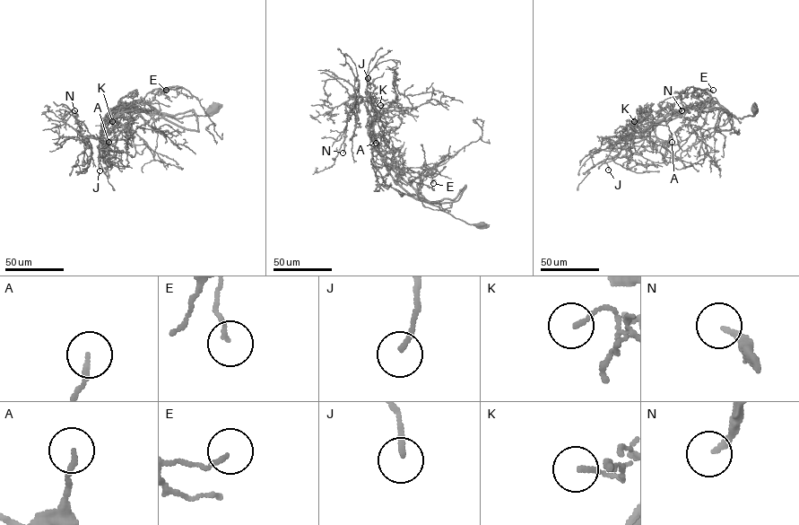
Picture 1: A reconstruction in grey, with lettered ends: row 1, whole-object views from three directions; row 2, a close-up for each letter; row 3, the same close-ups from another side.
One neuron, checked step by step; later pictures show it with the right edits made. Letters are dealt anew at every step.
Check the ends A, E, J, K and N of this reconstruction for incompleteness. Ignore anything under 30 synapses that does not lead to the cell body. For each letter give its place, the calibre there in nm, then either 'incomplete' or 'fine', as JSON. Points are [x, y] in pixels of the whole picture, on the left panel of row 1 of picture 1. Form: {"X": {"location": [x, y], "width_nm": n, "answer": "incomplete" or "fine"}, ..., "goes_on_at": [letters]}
{"A": {"location": [108, 142], "width_nm": 150, "answer": "fine"}, "E": {"location": [166, 90], "width_nm": 110, "answer": "fine"}, "J": {"location": [99, 170], "width_nm": 150, "answer": "fine"}, "K": {"location": [112, 121], "width_nm": 150, "answer": "fine"}, "N": {"location": [74, 110], "width_nm": 200, "answer": "incomplete"}, "goes_on_at": ["N"]}

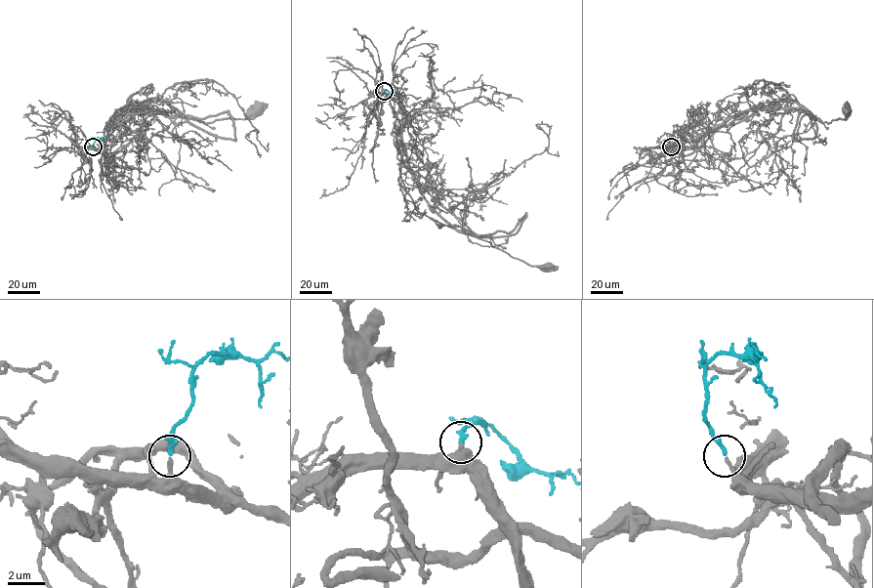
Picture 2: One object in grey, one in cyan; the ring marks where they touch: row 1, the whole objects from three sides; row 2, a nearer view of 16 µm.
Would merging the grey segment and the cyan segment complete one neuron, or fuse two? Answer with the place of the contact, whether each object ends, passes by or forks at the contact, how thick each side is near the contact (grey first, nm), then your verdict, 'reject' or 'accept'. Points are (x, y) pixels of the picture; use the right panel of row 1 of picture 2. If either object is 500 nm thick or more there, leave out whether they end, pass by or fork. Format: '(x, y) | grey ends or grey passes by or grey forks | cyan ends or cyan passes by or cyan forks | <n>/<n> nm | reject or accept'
(671, 146) | grey ends | cyan ends | 180/240 nm | accept

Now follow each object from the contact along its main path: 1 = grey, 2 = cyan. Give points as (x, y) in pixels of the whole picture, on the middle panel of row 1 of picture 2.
1: (384, 92), (399, 123), (412, 176), (476, 237), (530, 265), (549, 266)
2: (384, 92), (395, 97)

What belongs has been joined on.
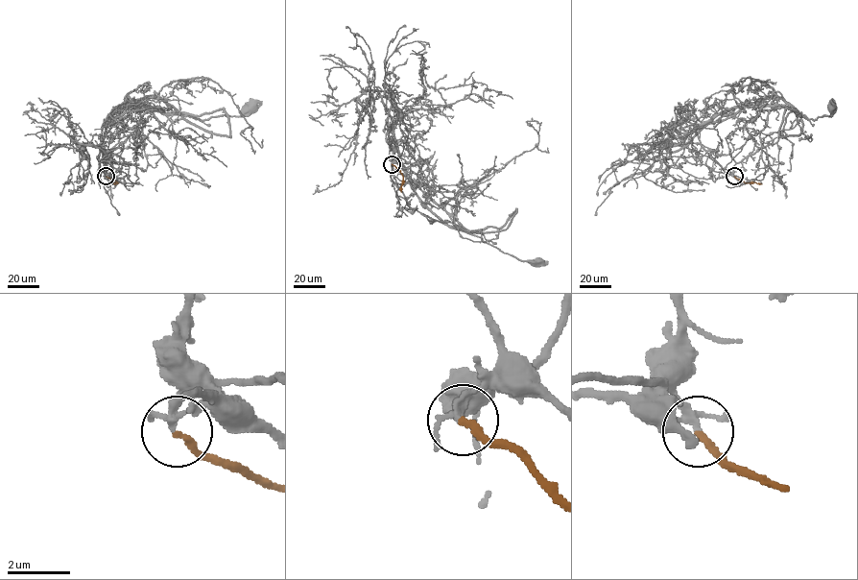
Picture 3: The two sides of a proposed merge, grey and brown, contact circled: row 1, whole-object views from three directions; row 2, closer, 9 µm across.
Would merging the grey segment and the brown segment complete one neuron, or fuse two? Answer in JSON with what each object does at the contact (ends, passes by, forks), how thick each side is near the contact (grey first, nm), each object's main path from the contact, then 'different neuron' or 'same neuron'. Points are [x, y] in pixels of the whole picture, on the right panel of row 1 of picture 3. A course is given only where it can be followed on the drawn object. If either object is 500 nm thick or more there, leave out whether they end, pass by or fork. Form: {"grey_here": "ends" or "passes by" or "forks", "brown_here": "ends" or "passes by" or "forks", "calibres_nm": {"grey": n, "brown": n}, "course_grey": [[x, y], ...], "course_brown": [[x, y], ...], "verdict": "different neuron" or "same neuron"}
{"grey_here": "passes by", "brown_here": "ends", "calibres_nm": {"grey": 170, "brown": 200}, "course_grey": [[734, 176], [733, 167], [736, 163], [777, 140], [788, 113], [796, 111], [815, 120], [830, 116], [831, 105]], "course_brown": [[734, 176], [747, 182], [762, 183]], "verdict": "same neuron"}

